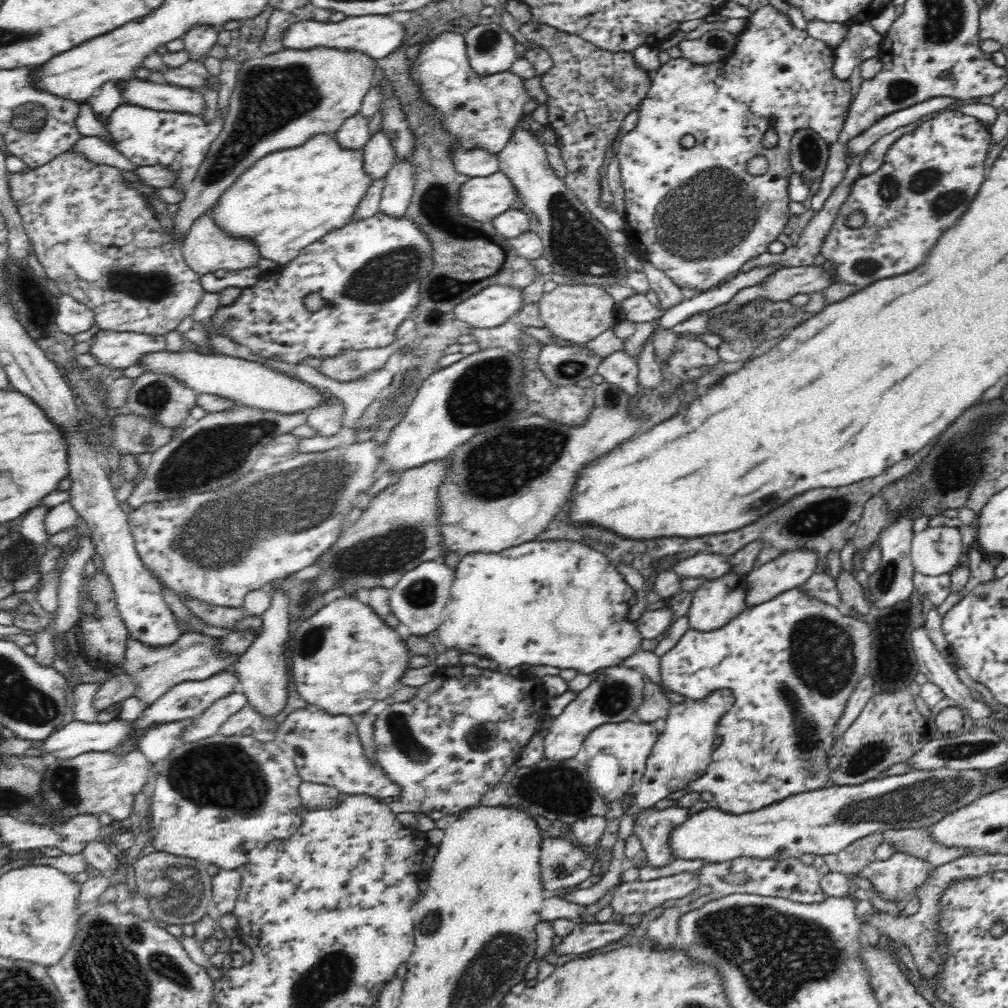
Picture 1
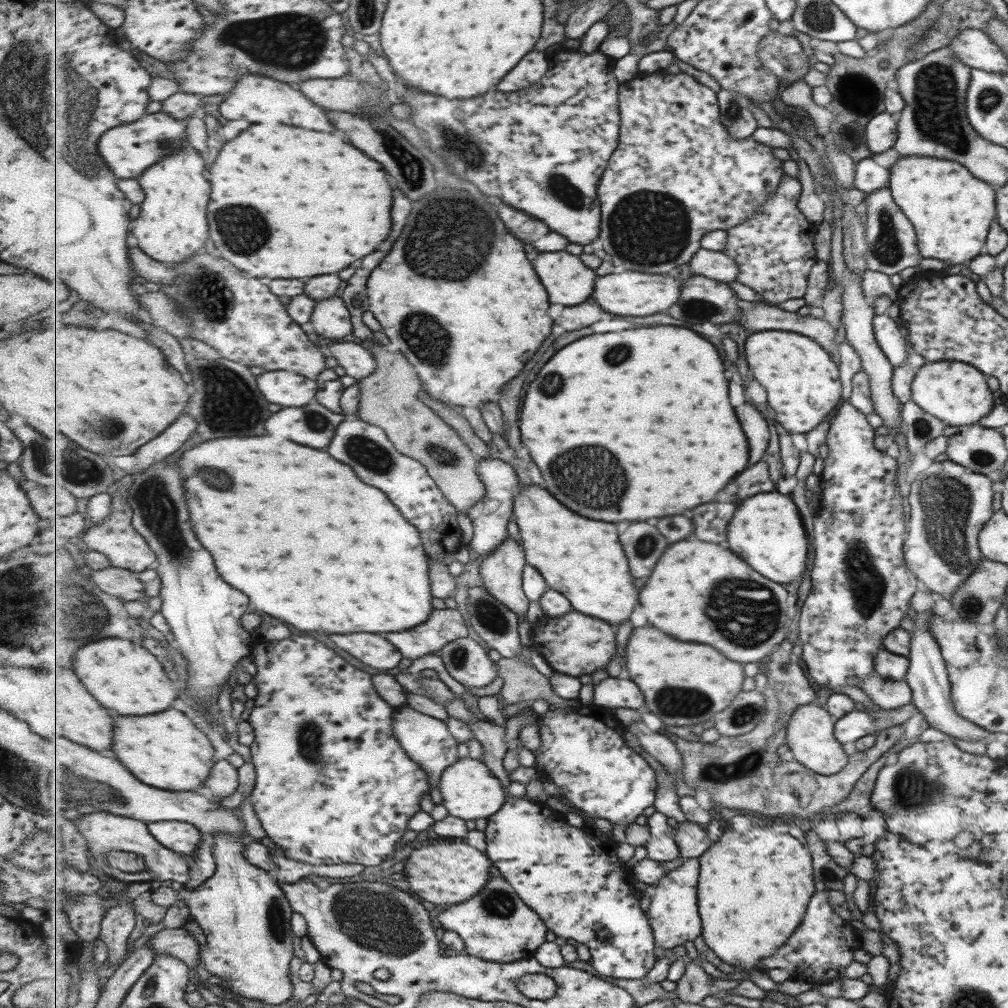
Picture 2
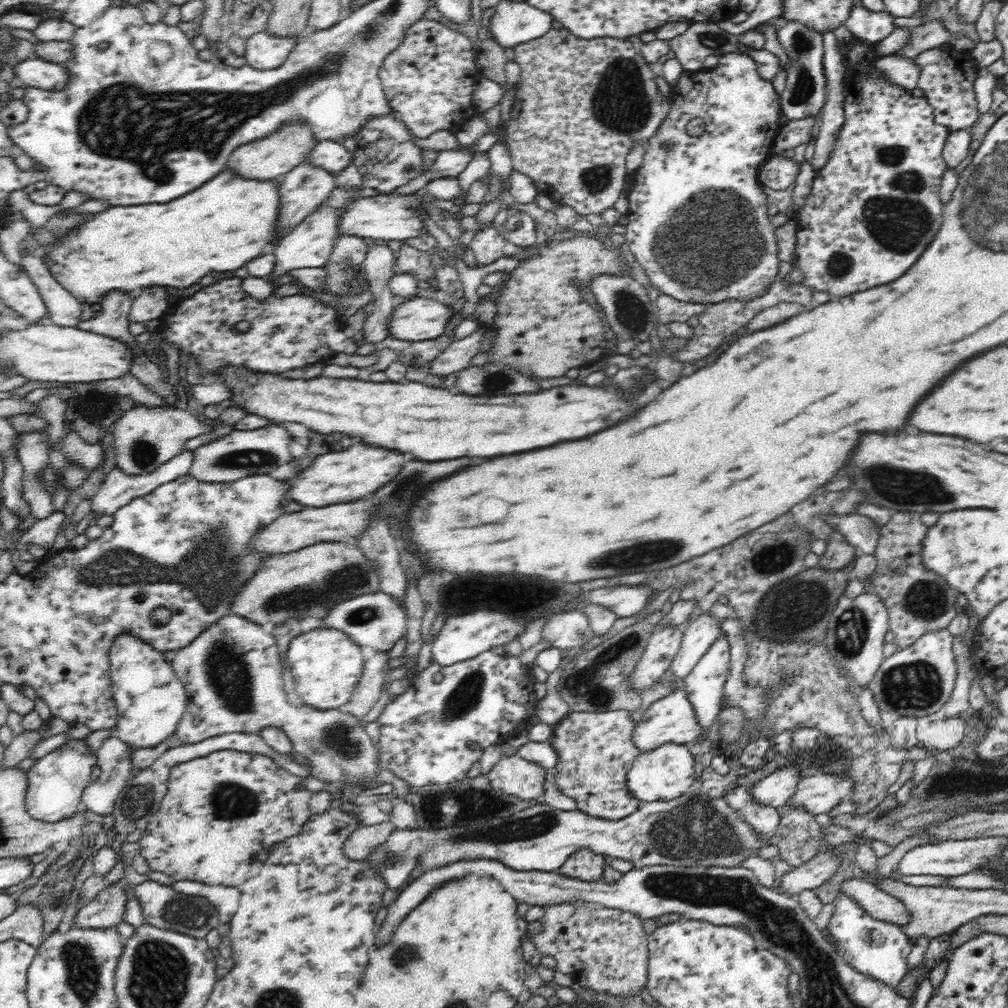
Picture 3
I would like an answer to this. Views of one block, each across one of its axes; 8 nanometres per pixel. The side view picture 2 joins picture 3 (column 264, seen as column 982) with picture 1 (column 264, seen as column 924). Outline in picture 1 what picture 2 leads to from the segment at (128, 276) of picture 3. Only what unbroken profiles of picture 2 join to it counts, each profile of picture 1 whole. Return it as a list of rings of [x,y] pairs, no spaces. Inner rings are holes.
[[[316,135],[303,145],[263,156],[207,212],[226,235],[254,240],[262,259],[285,265],[304,247],[350,223],[371,184],[364,173],[362,149],[342,149],[333,135]]]

